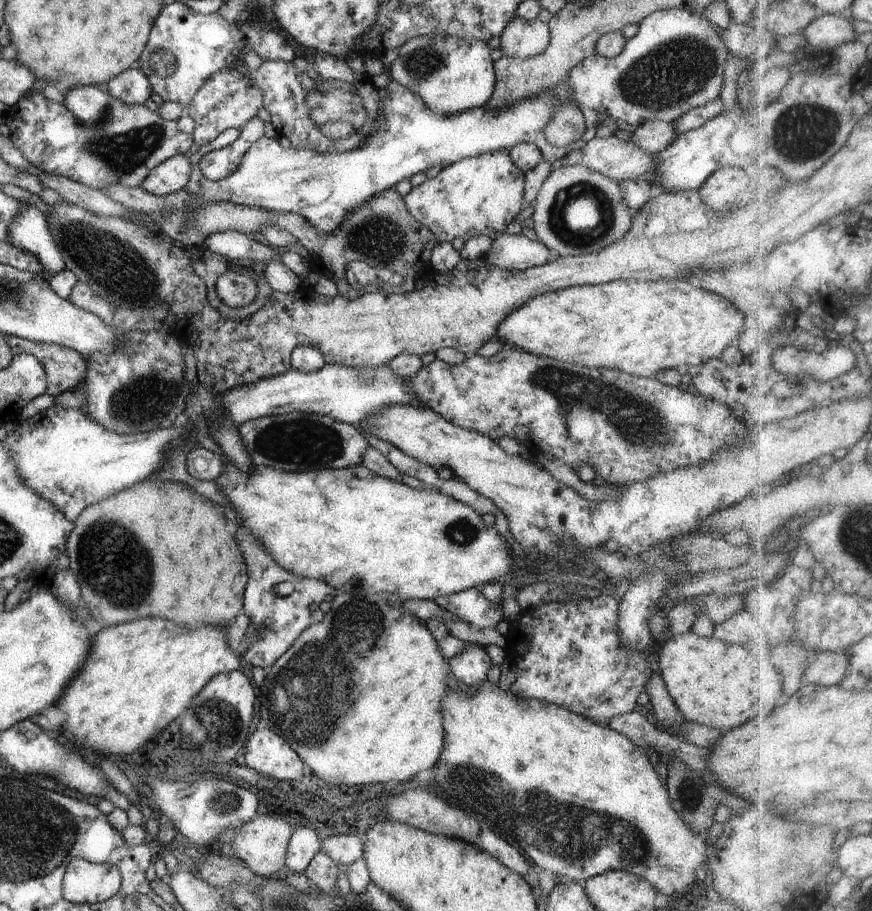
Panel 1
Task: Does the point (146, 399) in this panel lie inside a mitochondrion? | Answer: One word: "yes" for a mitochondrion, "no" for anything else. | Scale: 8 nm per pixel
yes

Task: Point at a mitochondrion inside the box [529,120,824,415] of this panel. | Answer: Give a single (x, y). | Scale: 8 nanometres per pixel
(582, 216)

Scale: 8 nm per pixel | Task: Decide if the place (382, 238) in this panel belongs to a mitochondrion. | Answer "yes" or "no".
yes

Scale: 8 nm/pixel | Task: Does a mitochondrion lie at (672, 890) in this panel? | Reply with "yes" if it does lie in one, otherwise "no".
no

